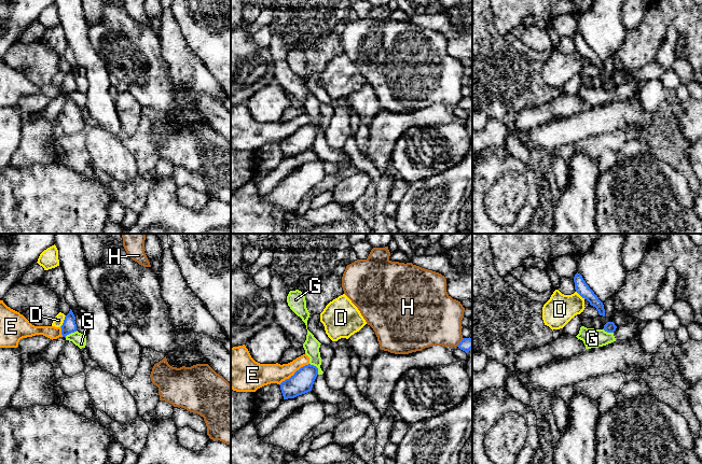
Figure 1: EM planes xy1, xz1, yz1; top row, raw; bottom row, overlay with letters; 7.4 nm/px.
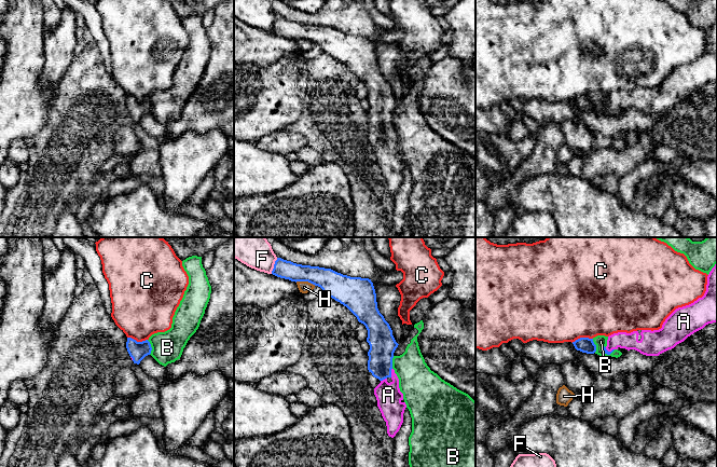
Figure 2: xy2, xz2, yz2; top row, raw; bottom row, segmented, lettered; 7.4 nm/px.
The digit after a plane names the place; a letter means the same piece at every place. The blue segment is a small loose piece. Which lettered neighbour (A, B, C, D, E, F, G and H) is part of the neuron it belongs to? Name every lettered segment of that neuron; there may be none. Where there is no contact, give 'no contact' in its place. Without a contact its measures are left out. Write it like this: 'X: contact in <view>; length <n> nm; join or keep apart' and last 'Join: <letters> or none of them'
A: contact in xz2; length 70 nm; join
B: contact in xy2; length 110 nm; keep apart
C: contact in yz2; length 160 nm; keep apart
D: contact in xy1; length 100 nm; keep apart
E: contact in xz1; length 280 nm; keep apart
F: contact in xz2; length 130 nm; keep apart
G: contact in xz1; length 110 nm; keep apart
H: contact in xz2; length 150 nm; keep apart
Join: A

